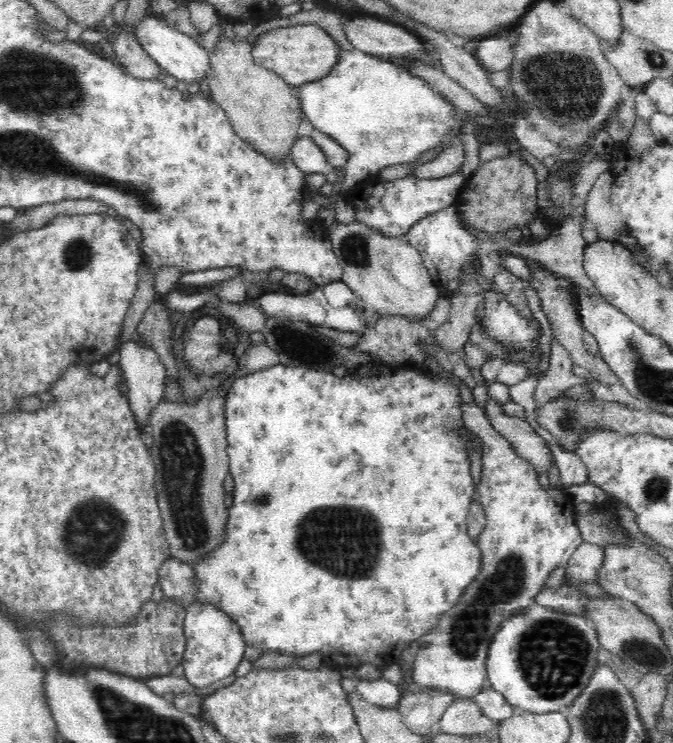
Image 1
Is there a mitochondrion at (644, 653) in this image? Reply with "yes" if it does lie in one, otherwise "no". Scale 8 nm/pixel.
yes

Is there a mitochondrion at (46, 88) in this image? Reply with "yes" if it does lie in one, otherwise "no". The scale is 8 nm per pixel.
yes

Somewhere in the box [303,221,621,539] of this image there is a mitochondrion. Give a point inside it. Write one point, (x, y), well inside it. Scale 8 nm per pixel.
(354, 248)

